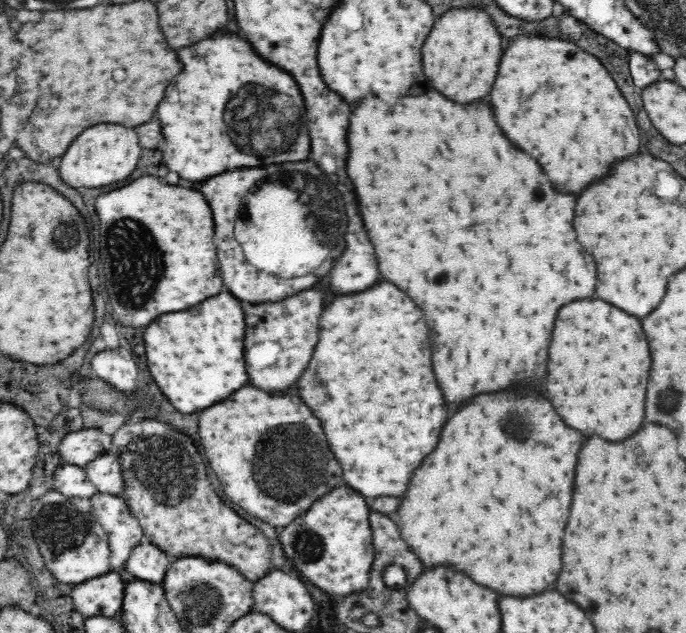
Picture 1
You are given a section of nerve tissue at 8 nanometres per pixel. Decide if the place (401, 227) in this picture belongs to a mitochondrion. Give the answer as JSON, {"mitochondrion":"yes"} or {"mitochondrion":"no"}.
{"mitochondrion":"no"}

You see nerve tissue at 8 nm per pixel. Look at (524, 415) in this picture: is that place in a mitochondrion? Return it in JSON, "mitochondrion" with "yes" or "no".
{"mitochondrion":"yes"}

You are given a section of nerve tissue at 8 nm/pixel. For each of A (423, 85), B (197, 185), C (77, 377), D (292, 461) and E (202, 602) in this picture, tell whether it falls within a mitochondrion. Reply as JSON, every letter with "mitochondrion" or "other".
{"A":"other","B":"other","C":"other","D":"mitochondrion","E":"mitochondrion"}

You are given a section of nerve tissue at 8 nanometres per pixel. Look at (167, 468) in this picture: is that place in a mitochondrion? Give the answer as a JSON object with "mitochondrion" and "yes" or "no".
{"mitochondrion":"yes"}

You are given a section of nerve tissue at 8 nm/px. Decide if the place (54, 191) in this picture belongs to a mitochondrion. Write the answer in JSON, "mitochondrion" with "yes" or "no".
{"mitochondrion":"no"}

